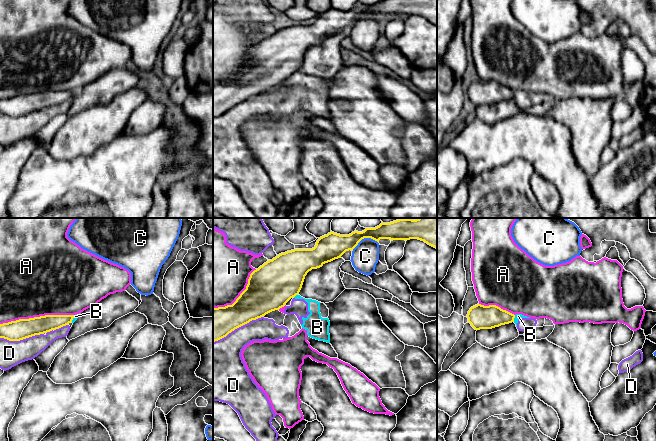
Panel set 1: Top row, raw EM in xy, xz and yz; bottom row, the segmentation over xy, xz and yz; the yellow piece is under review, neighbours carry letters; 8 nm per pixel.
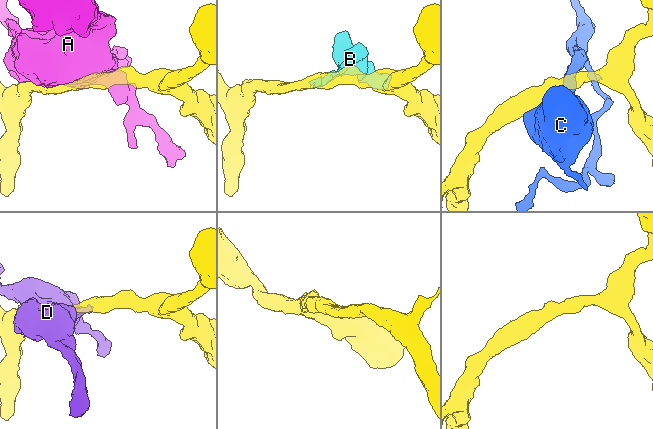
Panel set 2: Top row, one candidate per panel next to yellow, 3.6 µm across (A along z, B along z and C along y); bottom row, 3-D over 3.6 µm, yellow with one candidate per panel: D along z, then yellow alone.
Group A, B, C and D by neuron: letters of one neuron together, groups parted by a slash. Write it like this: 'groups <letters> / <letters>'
groups A / B D / C

